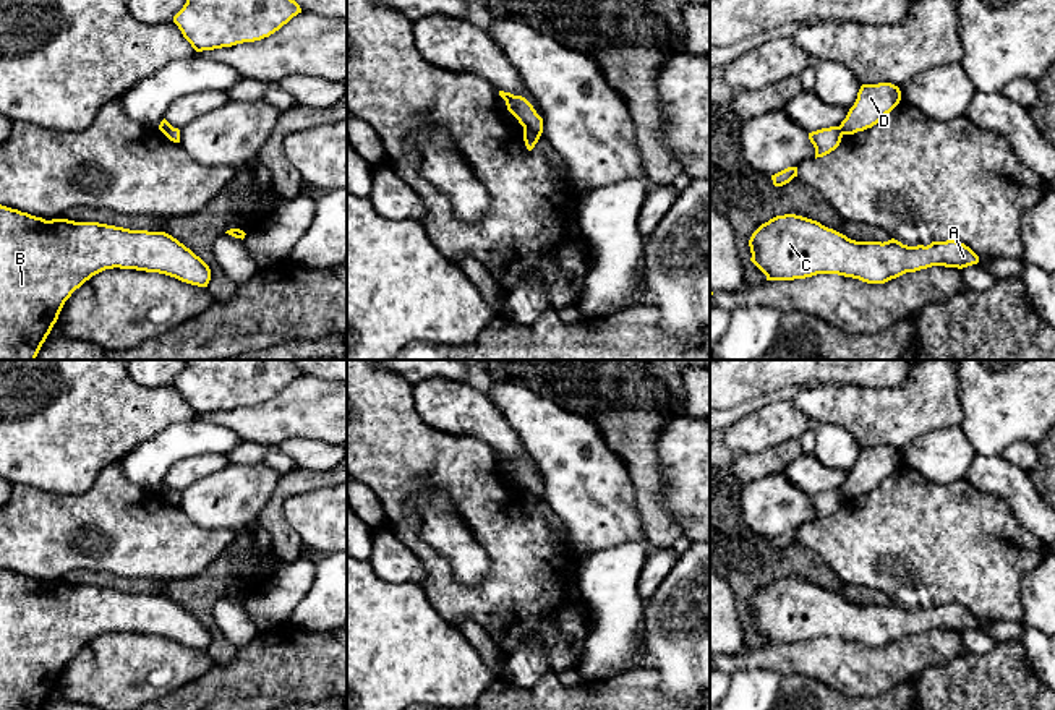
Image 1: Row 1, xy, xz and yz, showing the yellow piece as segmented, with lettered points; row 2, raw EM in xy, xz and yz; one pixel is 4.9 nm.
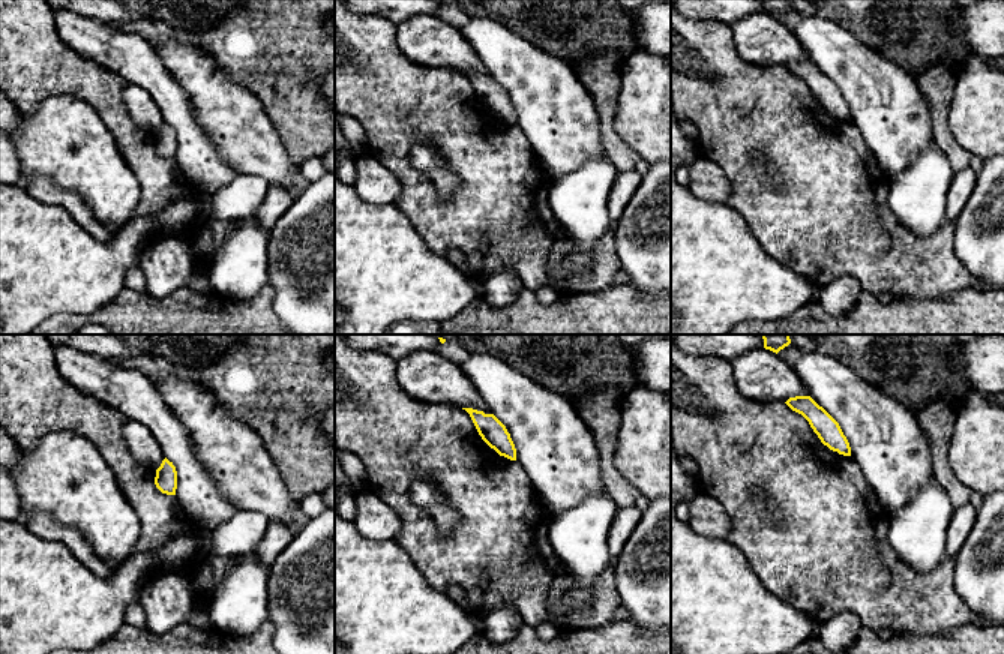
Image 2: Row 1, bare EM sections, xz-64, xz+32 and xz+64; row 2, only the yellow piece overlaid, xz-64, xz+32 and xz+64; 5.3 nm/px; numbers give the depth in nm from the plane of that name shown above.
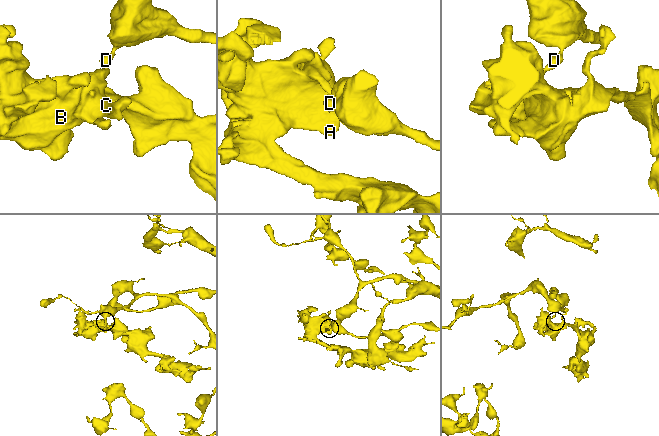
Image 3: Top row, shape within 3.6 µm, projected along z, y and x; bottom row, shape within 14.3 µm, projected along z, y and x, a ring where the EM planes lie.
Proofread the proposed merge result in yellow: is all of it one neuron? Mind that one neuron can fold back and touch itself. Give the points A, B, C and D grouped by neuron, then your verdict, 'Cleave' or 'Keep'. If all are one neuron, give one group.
Groups: A B C / D. Cleave

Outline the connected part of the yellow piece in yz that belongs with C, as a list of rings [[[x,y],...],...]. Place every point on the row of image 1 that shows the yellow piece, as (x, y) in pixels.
[[[784,214],[762,224],[749,240],[750,261],[767,280],[794,280],[838,274],[867,284],[885,284],[906,272],[932,266],[967,267],[979,256],[956,240],[908,246],[888,242],[856,242],[817,220]]]

